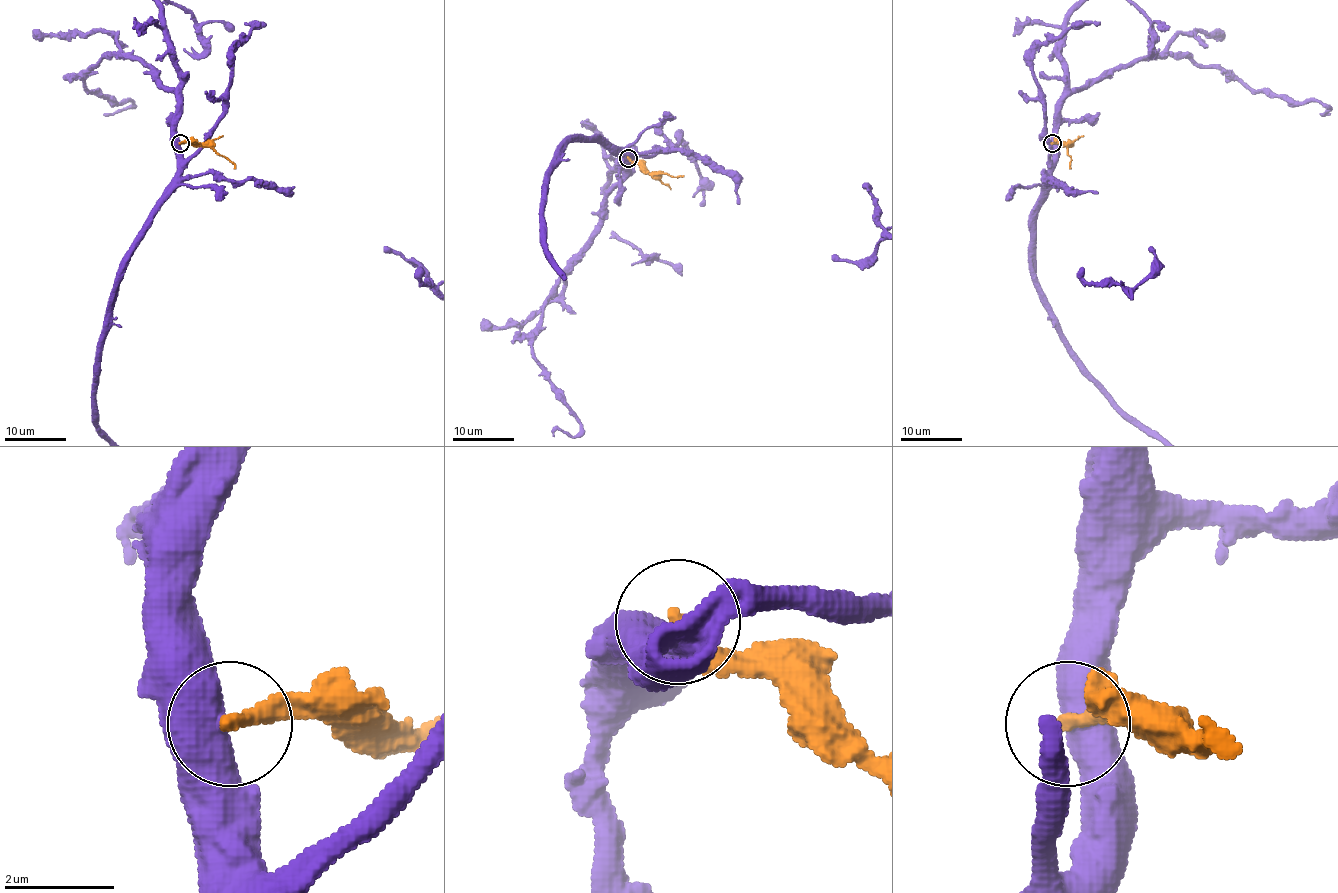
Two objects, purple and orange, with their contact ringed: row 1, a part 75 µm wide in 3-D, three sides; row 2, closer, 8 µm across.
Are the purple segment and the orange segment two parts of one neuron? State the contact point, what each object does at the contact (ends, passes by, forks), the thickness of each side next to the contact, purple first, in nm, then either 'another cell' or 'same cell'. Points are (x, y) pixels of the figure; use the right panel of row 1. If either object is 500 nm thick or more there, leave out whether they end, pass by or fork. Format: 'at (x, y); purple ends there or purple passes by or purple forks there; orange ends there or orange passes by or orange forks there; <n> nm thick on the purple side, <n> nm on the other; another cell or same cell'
at (1052, 143); 750 nm thick on the purple side, 260 nm on the other; another cell

